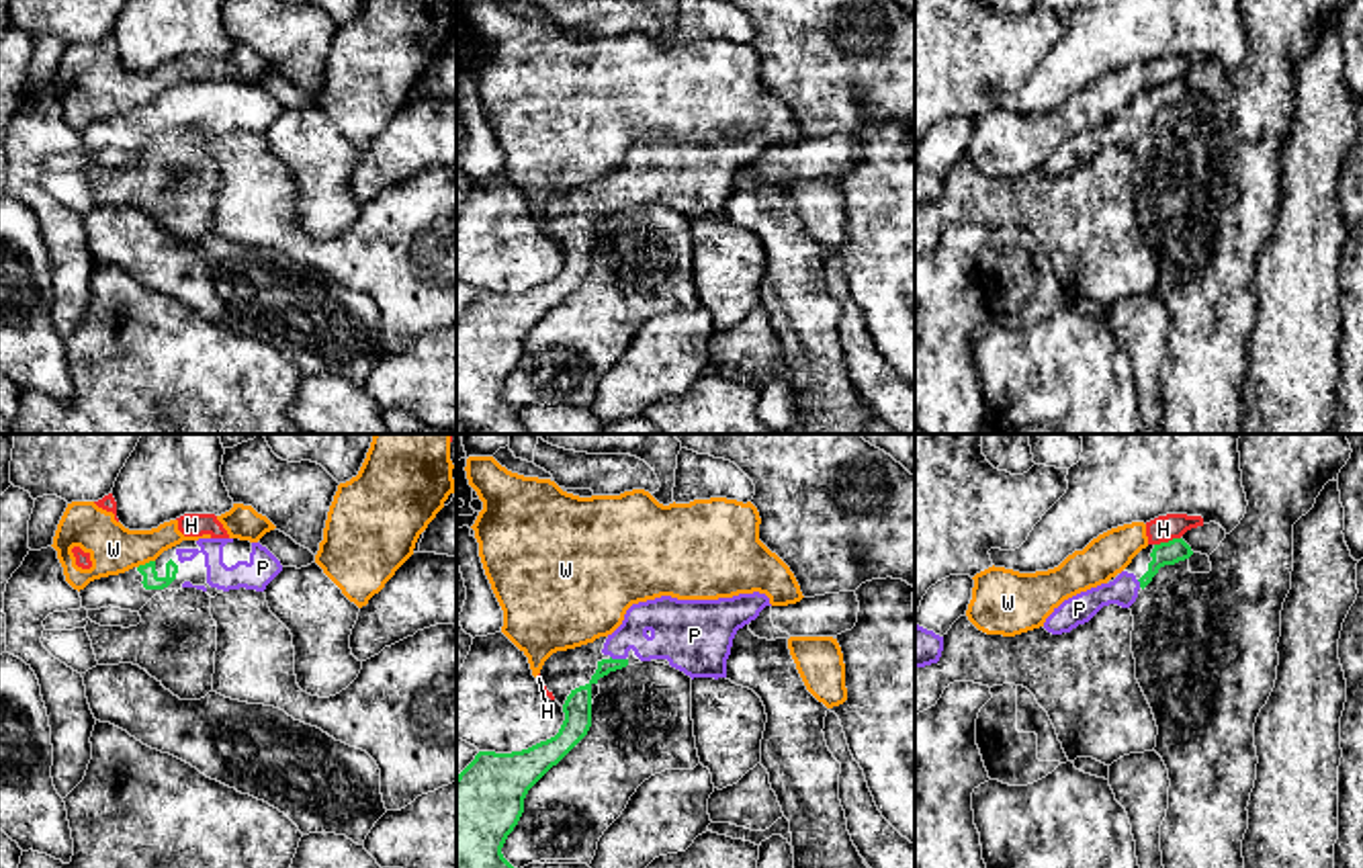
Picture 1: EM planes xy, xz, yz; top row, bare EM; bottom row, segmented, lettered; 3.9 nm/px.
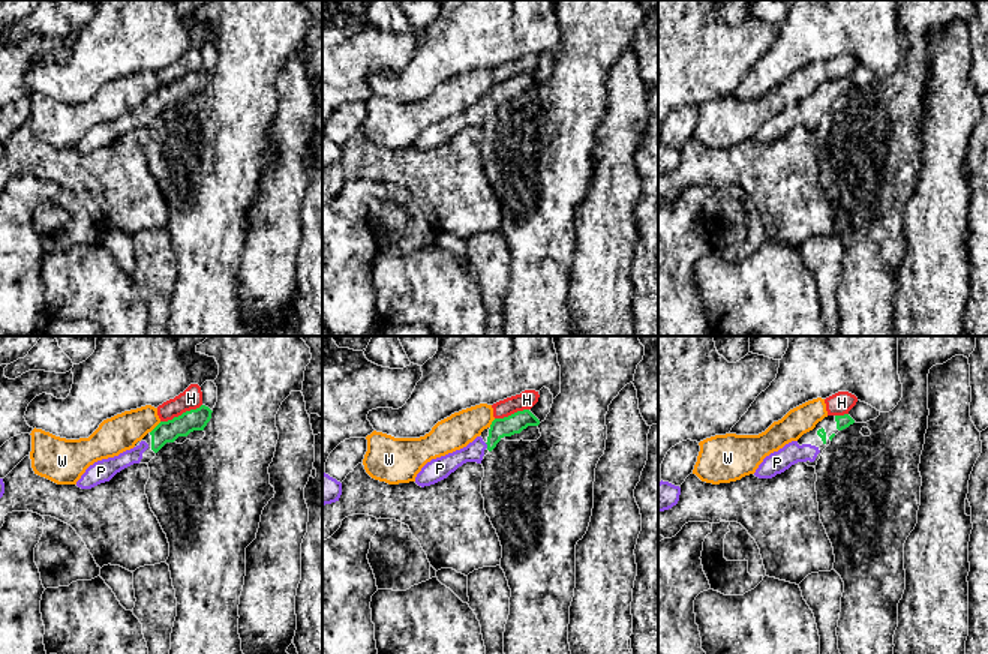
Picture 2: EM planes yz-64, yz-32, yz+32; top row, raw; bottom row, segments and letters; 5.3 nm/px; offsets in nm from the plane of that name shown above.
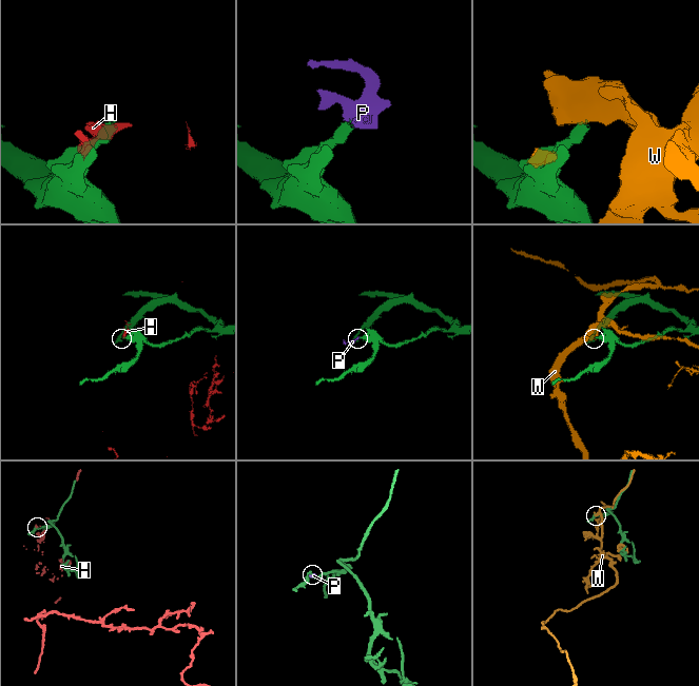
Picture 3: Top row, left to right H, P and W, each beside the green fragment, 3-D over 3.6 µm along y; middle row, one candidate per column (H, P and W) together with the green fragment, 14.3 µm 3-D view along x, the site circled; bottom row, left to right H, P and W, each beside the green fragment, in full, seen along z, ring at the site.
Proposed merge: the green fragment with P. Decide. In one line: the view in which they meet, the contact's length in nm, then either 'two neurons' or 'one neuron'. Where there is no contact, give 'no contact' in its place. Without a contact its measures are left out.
meets green in xz; contact 70 nm long; one neuron

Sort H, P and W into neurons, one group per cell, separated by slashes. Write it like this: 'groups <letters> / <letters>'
groups H W / P

